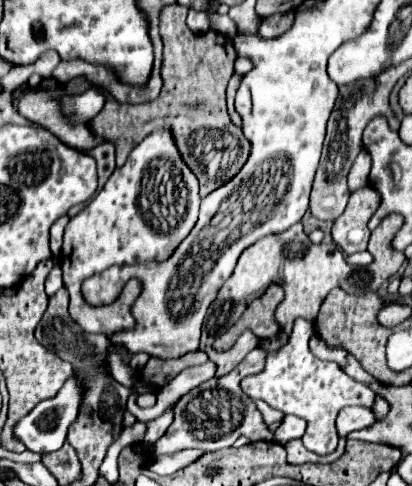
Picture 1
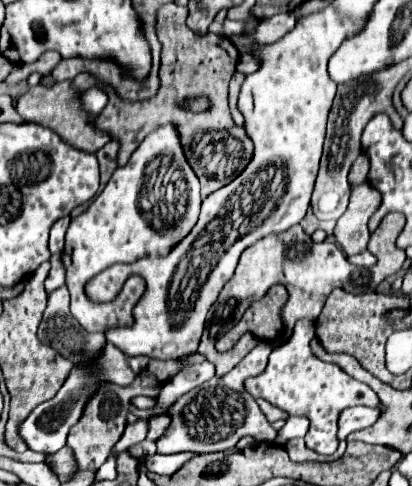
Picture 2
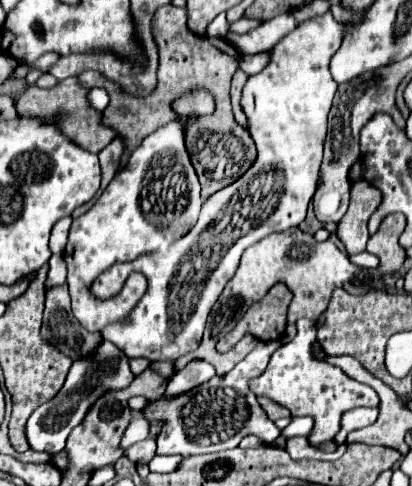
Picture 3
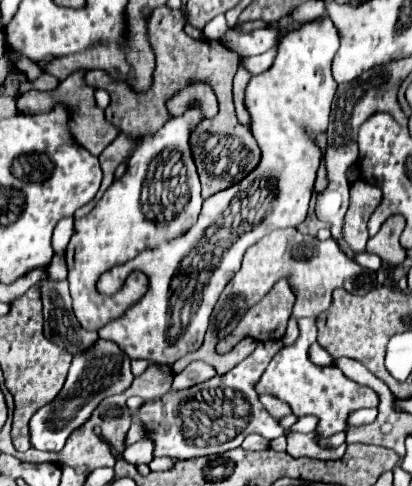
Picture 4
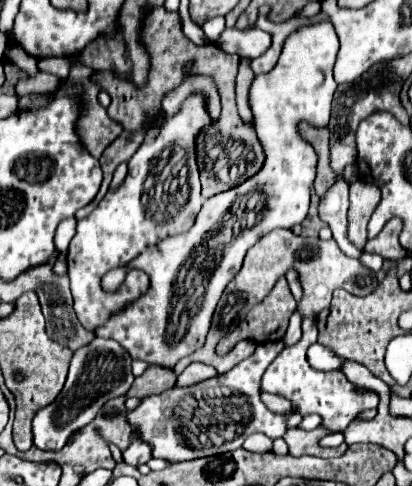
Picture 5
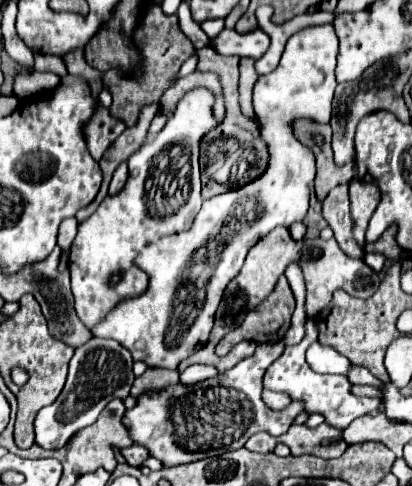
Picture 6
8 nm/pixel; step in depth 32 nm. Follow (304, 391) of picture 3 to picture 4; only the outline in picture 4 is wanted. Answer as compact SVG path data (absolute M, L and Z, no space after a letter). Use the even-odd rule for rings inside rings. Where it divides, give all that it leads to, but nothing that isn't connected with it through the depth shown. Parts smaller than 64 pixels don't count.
M300 318L298 320L300 336L294 344L284 346L268 364L266 372L256 382L258 394L270 394L292 408L292 414L314 414L318 418L316 426L316 440L328 438L346 426L346 416L358 408L376 408L378 394L368 388L360 386L344 376L336 366L316 366L310 360L310 346L316 342L316 320Z

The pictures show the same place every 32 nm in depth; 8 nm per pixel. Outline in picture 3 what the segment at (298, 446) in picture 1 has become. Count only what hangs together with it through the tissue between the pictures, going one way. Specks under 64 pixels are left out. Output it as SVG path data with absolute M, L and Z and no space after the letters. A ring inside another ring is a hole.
M304 436L290 438L286 444L286 452L292 456L292 460L338 460L344 454L344 450L346 450L346 444L340 444L338 450L332 454L320 452L312 448Z

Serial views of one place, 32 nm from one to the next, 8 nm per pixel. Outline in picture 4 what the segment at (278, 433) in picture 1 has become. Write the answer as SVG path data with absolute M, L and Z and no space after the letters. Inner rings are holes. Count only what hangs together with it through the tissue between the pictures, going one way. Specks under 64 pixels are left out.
M302 416L302 418L298 418L296 424L292 424L292 426L286 430L286 434L288 434L288 432L310 434L310 432L314 432L314 428L316 428L316 418L314 418L314 416Z

